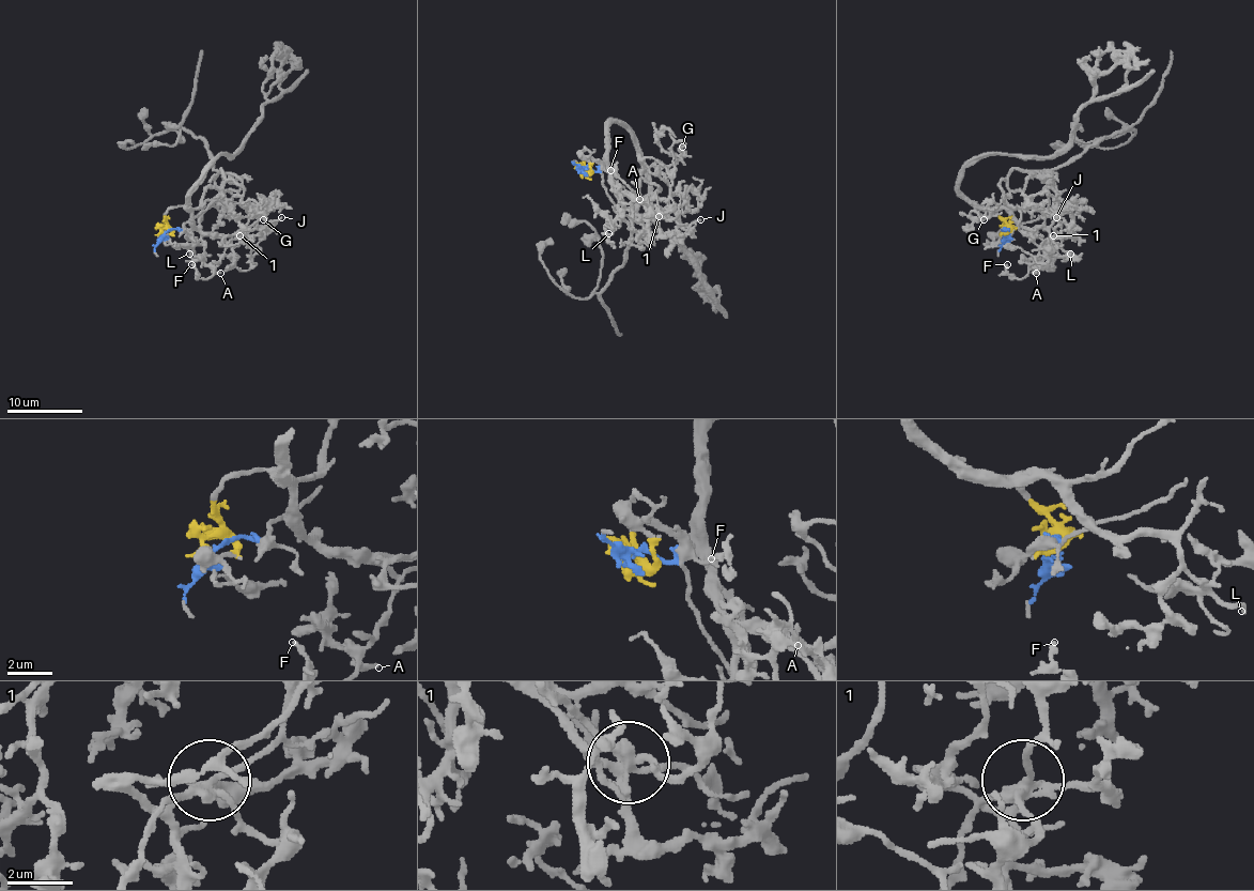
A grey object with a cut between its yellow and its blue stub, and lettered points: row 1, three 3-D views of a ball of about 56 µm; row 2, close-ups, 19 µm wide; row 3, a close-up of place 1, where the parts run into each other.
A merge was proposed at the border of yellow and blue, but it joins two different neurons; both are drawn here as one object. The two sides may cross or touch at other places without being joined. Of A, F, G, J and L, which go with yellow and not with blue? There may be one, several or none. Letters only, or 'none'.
A, J, L

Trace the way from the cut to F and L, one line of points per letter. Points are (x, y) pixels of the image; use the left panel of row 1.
F: (161, 233), (213, 199), (219, 169), (238, 184), (257, 224), (227, 245), (210, 277), (190, 263)
L: (161, 233), (170, 209), (185, 206), (200, 231), (195, 250), (188, 255)

